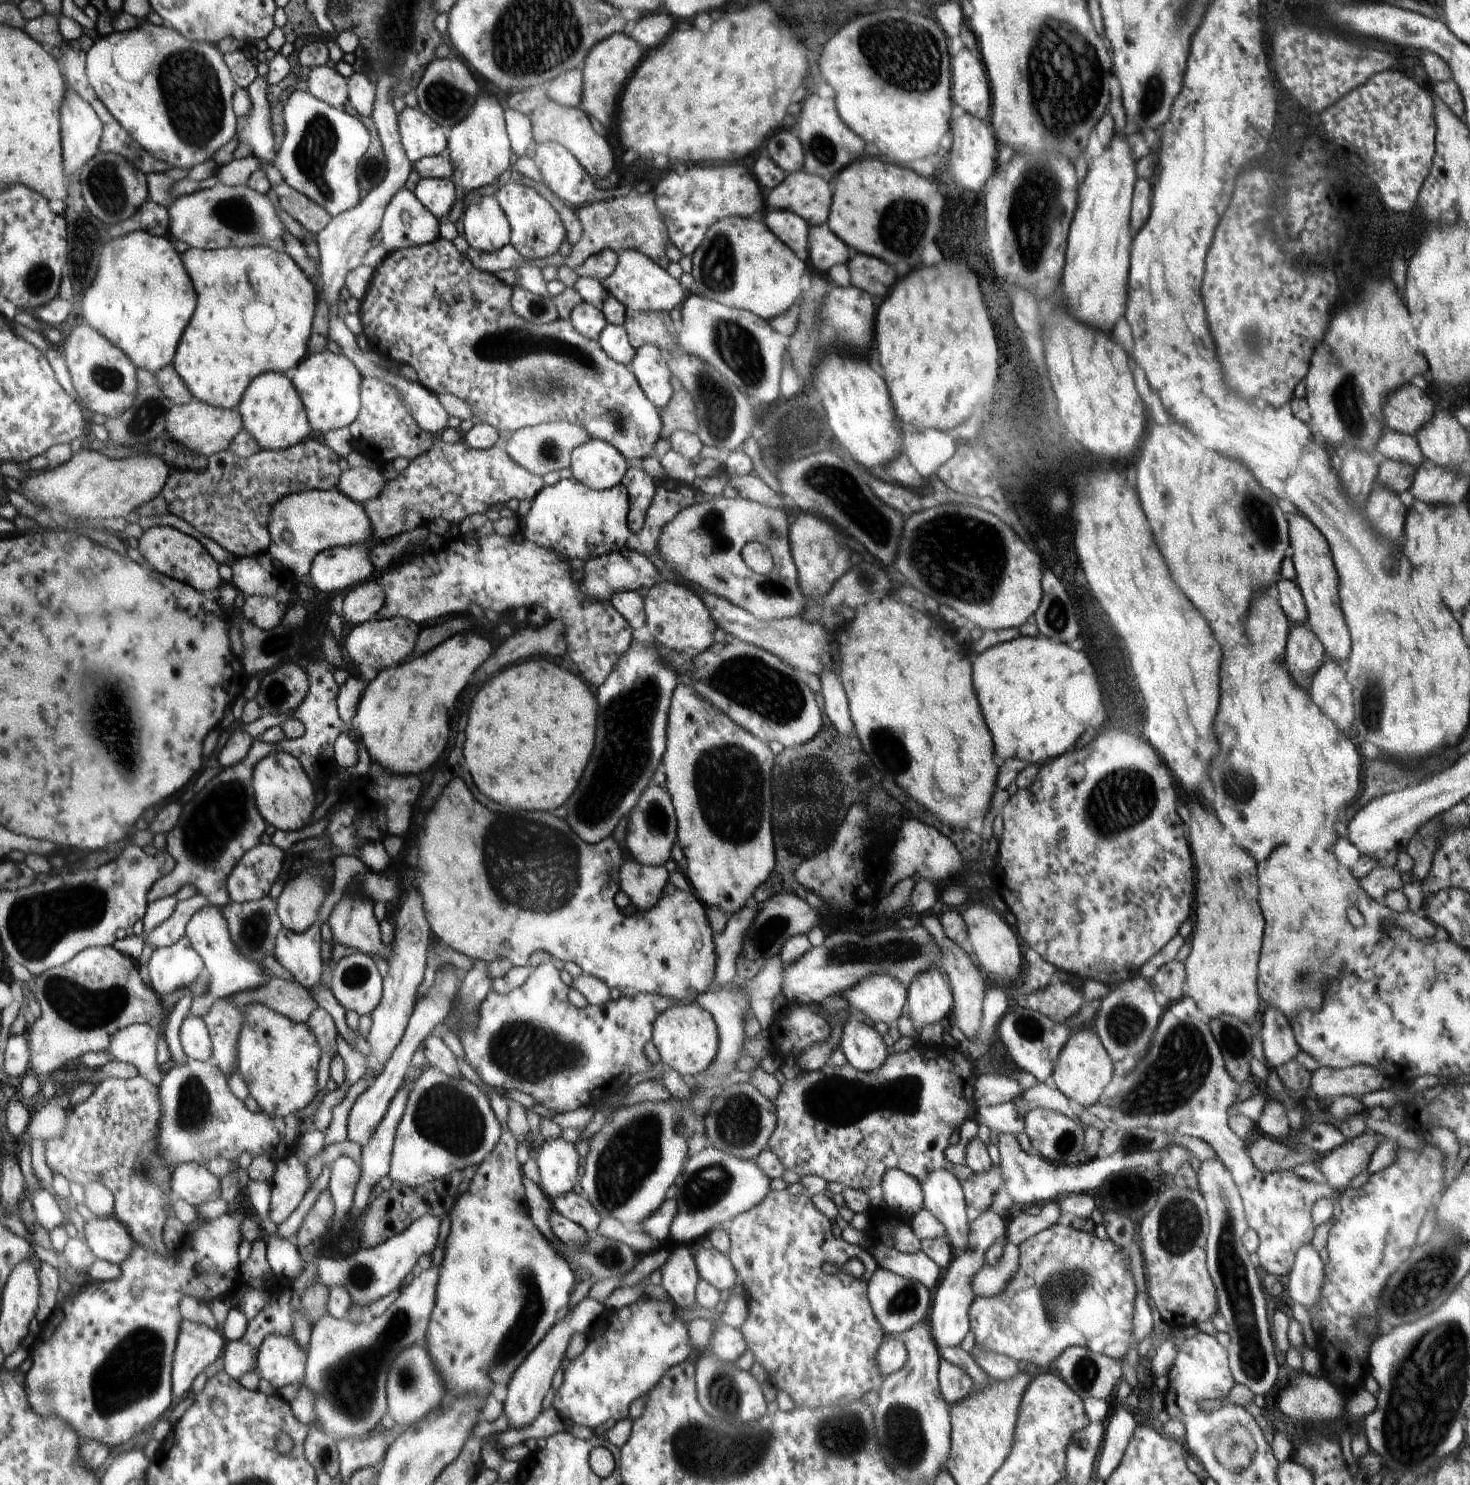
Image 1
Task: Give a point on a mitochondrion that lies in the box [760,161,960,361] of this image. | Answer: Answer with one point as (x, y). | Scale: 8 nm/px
(906, 223)

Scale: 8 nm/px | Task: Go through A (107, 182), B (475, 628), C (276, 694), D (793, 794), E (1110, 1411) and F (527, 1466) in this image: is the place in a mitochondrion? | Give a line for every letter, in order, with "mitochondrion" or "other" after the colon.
A: mitochondrion
B: other
C: mitochondrion
D: mitochondrion
E: other
F: other

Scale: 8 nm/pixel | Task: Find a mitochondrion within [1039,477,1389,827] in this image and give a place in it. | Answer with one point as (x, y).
(1069, 610)

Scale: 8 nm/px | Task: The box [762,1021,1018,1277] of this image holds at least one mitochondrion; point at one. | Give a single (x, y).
(810, 1090)

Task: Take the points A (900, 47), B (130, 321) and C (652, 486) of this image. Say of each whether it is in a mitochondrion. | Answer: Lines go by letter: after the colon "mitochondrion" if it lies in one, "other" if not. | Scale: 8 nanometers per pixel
A: mitochondrion
B: other
C: other

